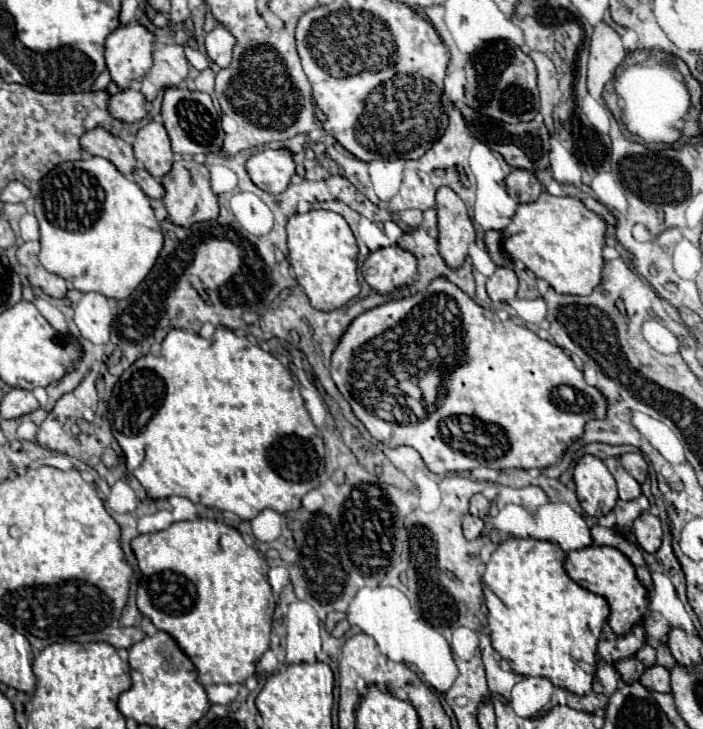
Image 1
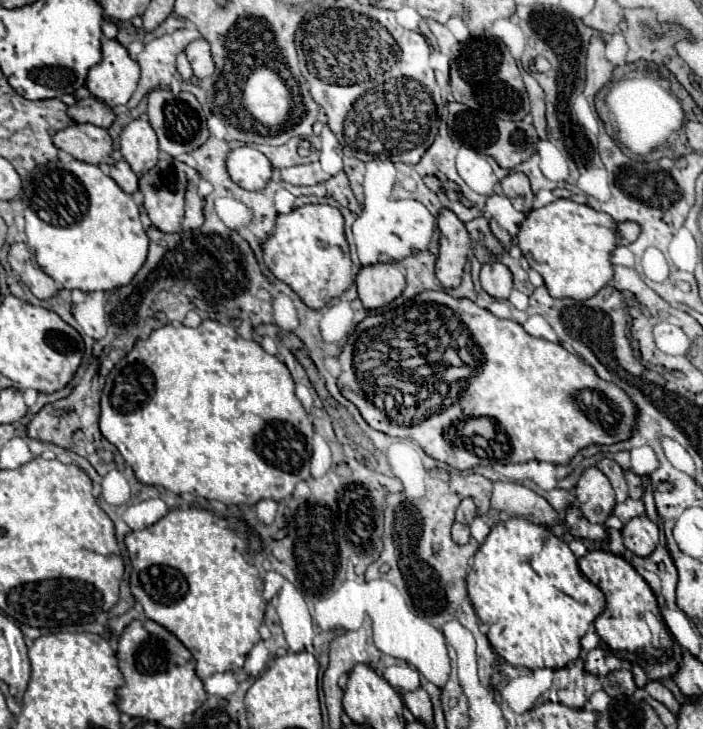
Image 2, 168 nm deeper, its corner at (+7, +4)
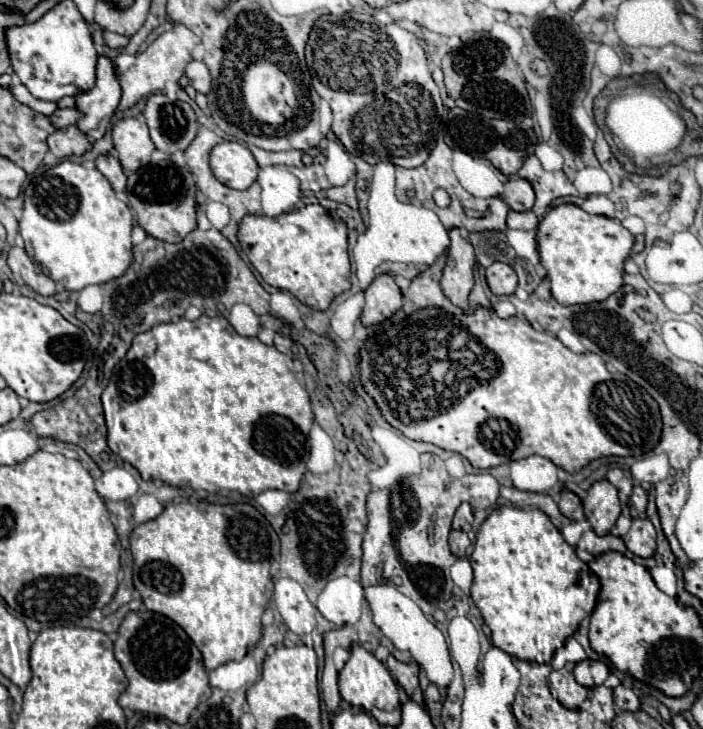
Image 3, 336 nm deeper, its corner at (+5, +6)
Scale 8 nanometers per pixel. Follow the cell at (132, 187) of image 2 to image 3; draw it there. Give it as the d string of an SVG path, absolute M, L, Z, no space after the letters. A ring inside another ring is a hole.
M110 154L98 156L98 158L94 160L94 164L96 164L96 168L108 178L108 182L112 184L112 188L114 188L116 192L124 192L124 190L126 190L126 176L124 176L124 172L122 172L120 162L118 162L114 156L110 156Z

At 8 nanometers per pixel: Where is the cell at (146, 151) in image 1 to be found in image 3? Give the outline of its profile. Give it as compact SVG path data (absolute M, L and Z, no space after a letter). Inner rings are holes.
M122 118L112 128L112 142L124 170L134 172L150 162L154 144L148 136L148 126L138 118Z

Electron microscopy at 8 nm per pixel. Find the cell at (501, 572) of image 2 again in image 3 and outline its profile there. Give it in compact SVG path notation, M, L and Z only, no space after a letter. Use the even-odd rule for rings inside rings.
M500 506L500 508L496 508L496 510L492 510L490 516L482 522L482 526L480 526L478 532L476 532L476 544L474 544L470 562L472 562L472 570L474 570L474 584L472 584L472 588L470 588L470 596L472 596L474 604L478 606L478 610L480 610L482 618L484 618L486 626L492 630L492 644L494 644L496 648L508 652L510 656L518 658L518 660L550 662L552 654L554 654L560 646L564 646L566 638L570 638L570 636L576 632L578 624L580 624L586 616L590 616L590 612L592 612L594 606L596 606L596 598L598 598L598 592L600 592L598 580L590 574L588 566L576 556L574 548L562 538L560 530L558 530L558 528L550 522L550 518L548 518L544 512L540 512L540 510L524 510L524 508L514 508L514 506Z

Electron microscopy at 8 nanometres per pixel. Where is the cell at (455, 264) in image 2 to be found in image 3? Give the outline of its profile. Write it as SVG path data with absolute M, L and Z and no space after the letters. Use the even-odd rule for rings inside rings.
M458 228L450 230L450 252L448 252L448 262L442 274L442 290L446 298L462 308L464 312L468 310L468 294L474 286L474 248L470 242L466 242Z

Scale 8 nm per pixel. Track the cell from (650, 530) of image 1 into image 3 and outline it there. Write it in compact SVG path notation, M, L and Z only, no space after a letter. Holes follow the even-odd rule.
M634 518L632 528L624 536L626 548L640 556L640 558L650 558L656 552L656 530L648 518Z

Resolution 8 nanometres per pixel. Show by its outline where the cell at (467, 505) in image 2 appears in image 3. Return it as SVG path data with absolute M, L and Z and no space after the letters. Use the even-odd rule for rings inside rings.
M460 504L458 506L458 510L456 510L456 514L454 514L454 522L452 522L452 528L454 530L462 530L462 532L470 532L470 528L472 528L472 520L474 520L474 516L472 516L472 508L470 508L470 504Z

